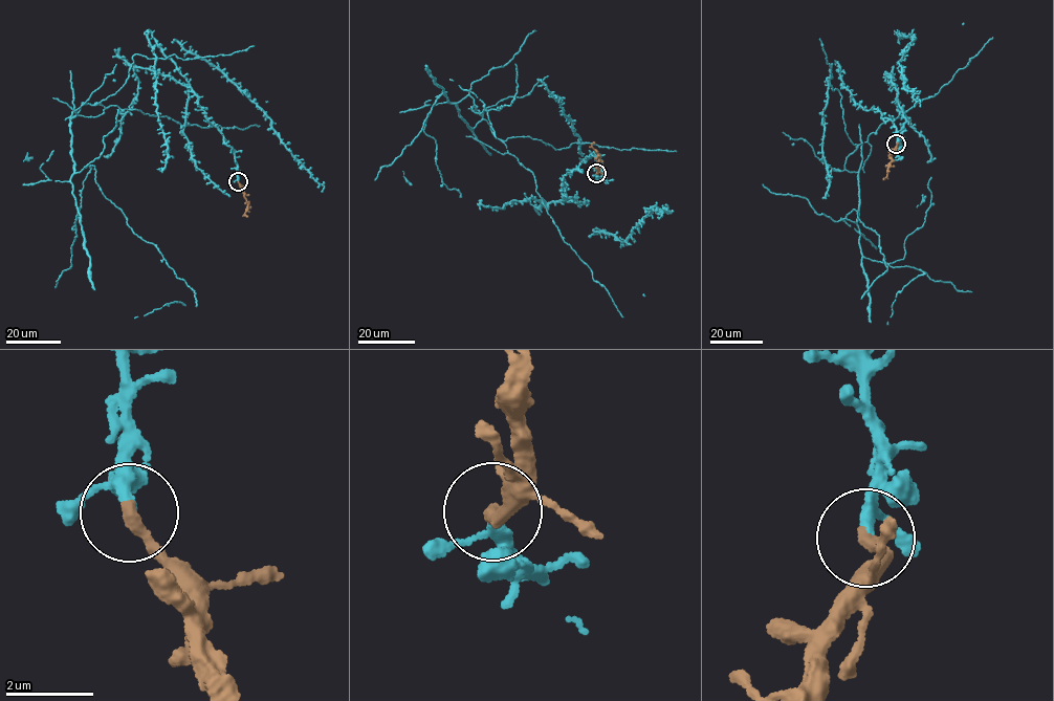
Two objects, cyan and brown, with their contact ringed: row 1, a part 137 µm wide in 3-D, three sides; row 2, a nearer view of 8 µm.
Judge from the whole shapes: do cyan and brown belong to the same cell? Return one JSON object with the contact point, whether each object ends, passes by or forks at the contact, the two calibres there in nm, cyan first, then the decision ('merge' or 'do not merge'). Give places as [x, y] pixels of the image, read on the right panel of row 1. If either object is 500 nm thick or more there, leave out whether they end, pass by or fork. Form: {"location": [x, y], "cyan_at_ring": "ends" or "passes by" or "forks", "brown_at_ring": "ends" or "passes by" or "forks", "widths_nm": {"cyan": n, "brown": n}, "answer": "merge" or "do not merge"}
{"location": [896, 144], "cyan_at_ring": "passes by", "brown_at_ring": "ends", "widths_nm": {"cyan": 190, "brown": 300}, "answer": "merge"}

